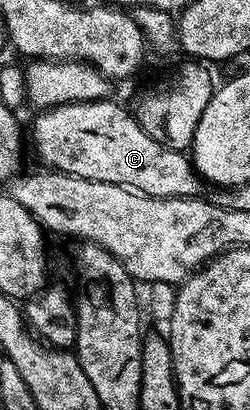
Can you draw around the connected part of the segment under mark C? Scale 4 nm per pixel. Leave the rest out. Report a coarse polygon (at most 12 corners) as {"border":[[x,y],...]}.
{"border":[[111,98],[45,108],[40,165],[145,196],[204,195],[182,151]]}

